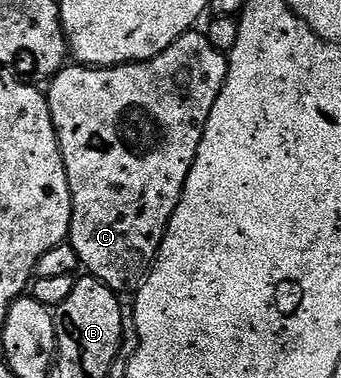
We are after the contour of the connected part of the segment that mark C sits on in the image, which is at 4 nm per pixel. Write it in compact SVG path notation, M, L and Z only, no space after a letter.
M202 31L186 32L177 42L169 46L161 54L151 60L141 60L138 64L114 64L112 68L92 68L90 66L64 66L56 75L50 77L51 89L46 89L47 105L53 118L55 133L59 139L59 149L65 162L65 170L69 178L71 191L71 234L69 243L77 254L80 265L86 275L96 276L105 286L109 286L116 294L127 294L138 289L147 279L147 273L159 255L159 243L167 229L169 218L177 206L183 193L185 178L193 166L193 158L197 158L197 146L201 146L201 138L205 130L205 122L213 110L213 102L217 102L217 94L221 94L223 83L227 80L228 57L218 52L207 40Z

